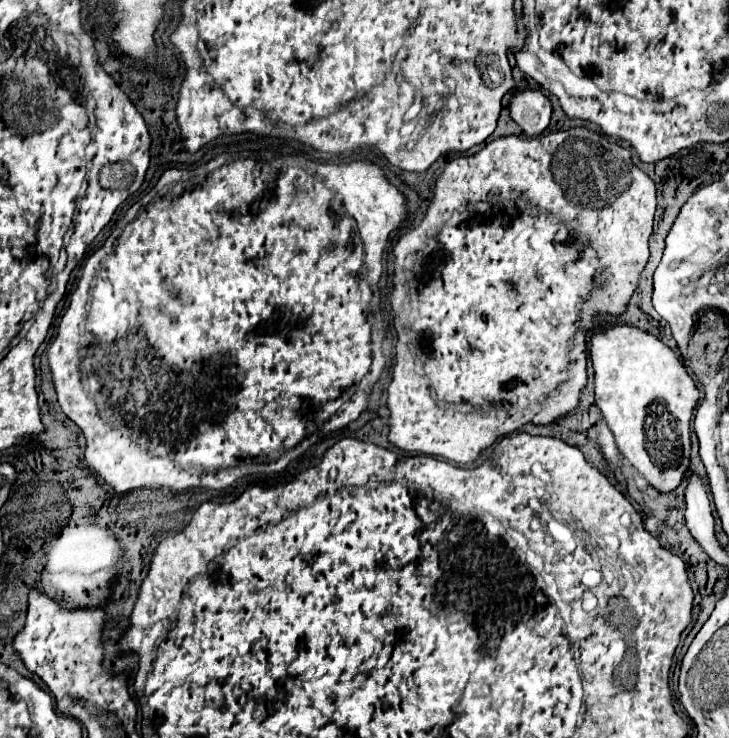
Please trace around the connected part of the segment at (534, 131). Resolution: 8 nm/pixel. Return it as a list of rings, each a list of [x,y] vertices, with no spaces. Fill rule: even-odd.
[[[525,90],[511,98],[509,114],[527,136],[539,136],[549,126],[551,102],[539,90]]]

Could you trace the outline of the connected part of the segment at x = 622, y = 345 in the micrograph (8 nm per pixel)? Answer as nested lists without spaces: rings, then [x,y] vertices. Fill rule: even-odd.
[[[619,322],[599,326],[593,330],[591,360],[595,368],[595,404],[599,406],[609,430],[613,432],[617,448],[657,492],[661,494],[673,492],[689,472],[691,462],[689,426],[693,410],[701,400],[701,392],[695,386],[691,374],[677,360],[677,356],[653,334]]]

